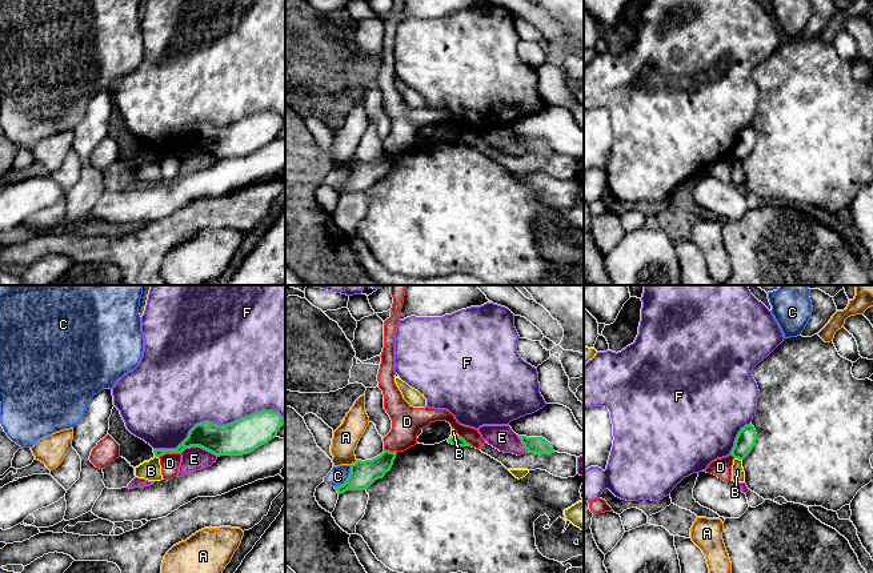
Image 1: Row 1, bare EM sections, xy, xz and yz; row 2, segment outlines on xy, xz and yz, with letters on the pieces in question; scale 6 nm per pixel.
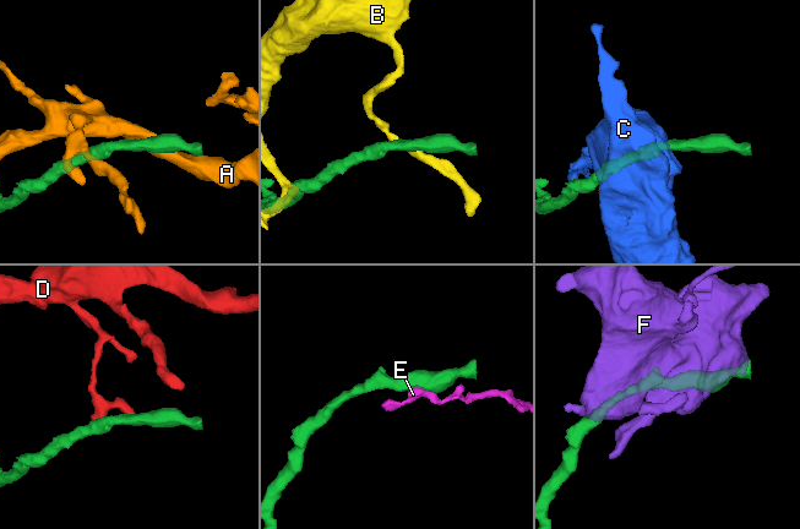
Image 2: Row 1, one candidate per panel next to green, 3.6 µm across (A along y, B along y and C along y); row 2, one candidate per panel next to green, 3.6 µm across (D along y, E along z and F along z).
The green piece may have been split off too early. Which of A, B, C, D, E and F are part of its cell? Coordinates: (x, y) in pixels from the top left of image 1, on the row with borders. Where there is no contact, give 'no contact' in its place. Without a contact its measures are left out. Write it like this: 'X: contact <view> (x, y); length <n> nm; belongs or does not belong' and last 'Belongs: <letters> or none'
A: contact xz (355, 463); length 60 nm; does not belong
B: contact yz (739, 459); length 50 nm; does not belong
C: contact xz (347, 479); length 170 nm; does not belong
D: contact xy (168, 452); length 130 nm; does not belong
E: contact xy (199, 445); length 240 nm; does not belong
F: contact xy (217, 425); length 800 nm; does not belong
Belongs: none

